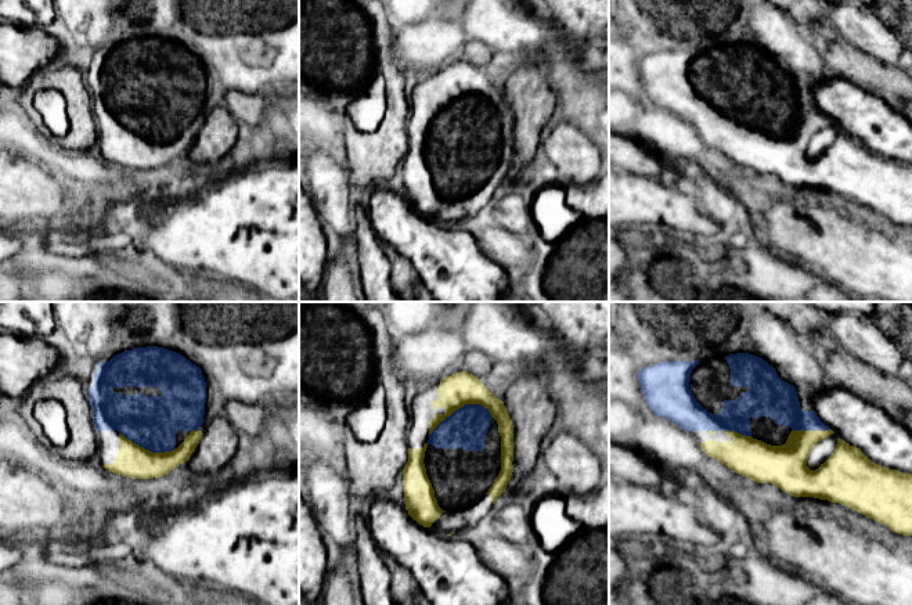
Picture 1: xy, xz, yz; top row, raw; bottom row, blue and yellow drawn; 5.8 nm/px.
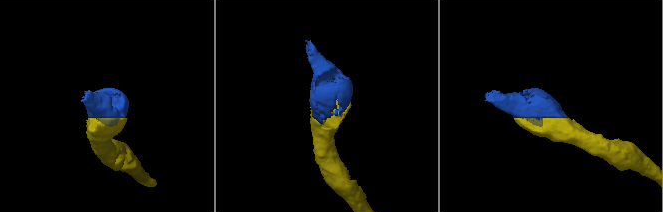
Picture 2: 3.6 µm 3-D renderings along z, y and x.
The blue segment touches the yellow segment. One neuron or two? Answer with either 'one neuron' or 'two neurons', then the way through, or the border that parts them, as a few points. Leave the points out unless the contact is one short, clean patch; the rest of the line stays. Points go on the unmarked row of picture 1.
one neuron

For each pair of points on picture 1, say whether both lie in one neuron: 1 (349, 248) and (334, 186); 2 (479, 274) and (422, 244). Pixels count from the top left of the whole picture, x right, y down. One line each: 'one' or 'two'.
1: one
2: one

